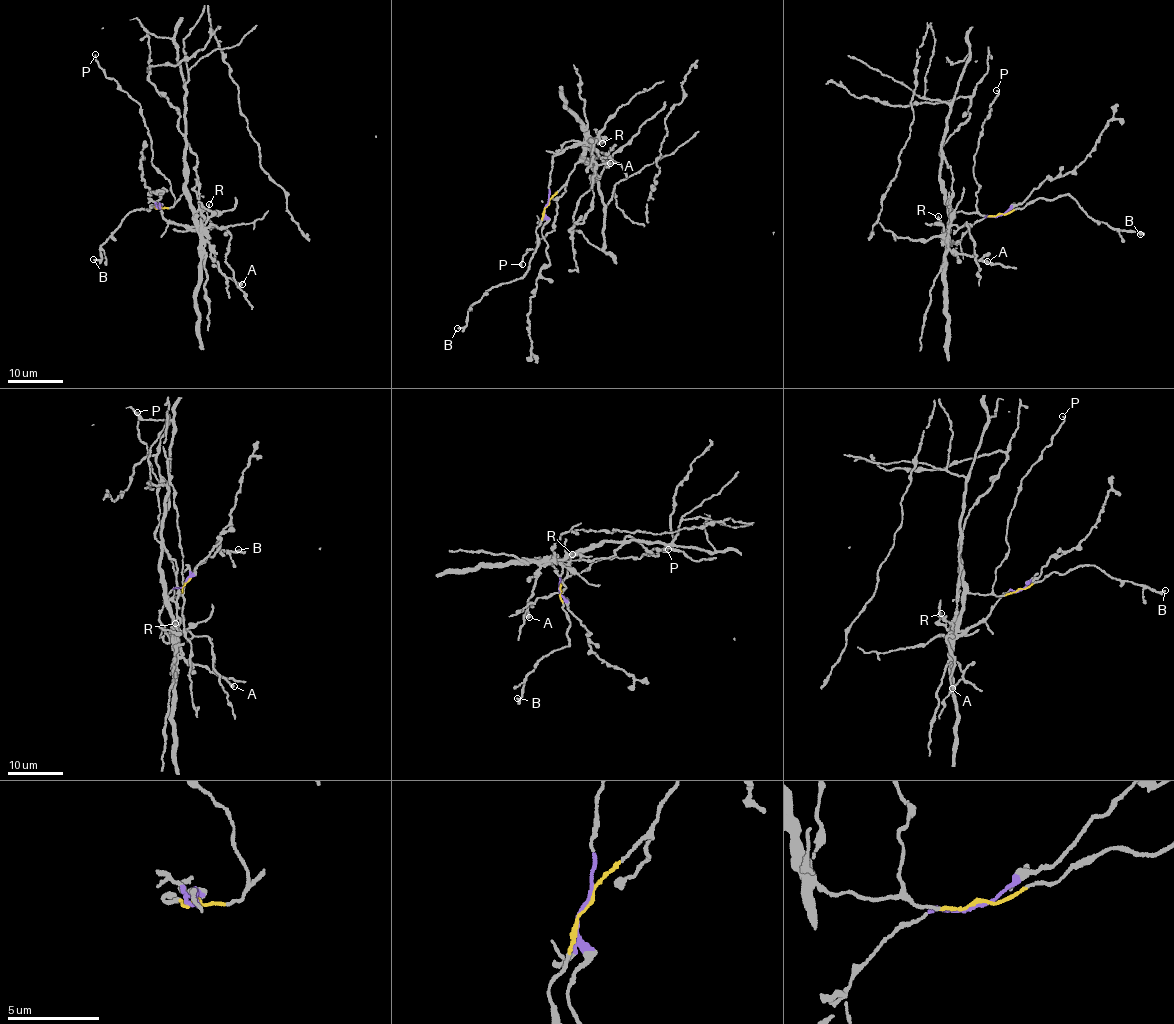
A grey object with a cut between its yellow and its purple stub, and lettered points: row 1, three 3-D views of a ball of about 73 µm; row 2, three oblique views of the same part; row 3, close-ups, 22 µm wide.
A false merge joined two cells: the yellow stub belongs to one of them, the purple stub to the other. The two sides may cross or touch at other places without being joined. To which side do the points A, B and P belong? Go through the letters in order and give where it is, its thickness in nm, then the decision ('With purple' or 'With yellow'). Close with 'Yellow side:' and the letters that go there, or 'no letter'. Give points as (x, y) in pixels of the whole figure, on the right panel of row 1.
A: Place: (987, 261). Thickness 360 nm. With purple
B: Place: (1140, 234). Thickness 220 nm. With yellow
P: Place: (996, 90). Thickness 140 nm. With yellow
Yellow side: B, P

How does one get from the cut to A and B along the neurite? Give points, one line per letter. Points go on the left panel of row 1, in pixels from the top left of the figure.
A: (159, 208), (159, 203), (162, 216), (169, 222), (188, 225), (206, 237), (220, 270), (228, 278), (242, 285)
B: (159, 208), (150, 207), (149, 210), (127, 213), (100, 247), (101, 259), (93, 259)

